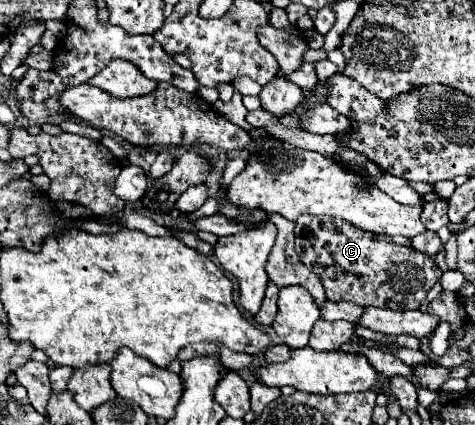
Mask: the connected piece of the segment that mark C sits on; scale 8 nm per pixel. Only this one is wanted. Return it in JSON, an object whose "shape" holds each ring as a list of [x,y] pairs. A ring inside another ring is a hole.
{"shape":[[[301,215],[295,223],[295,251],[301,263],[321,279],[327,299],[333,303],[353,301],[361,307],[419,309],[443,275],[429,255],[413,249],[411,239],[363,231],[339,217],[321,221],[317,215]]]}

